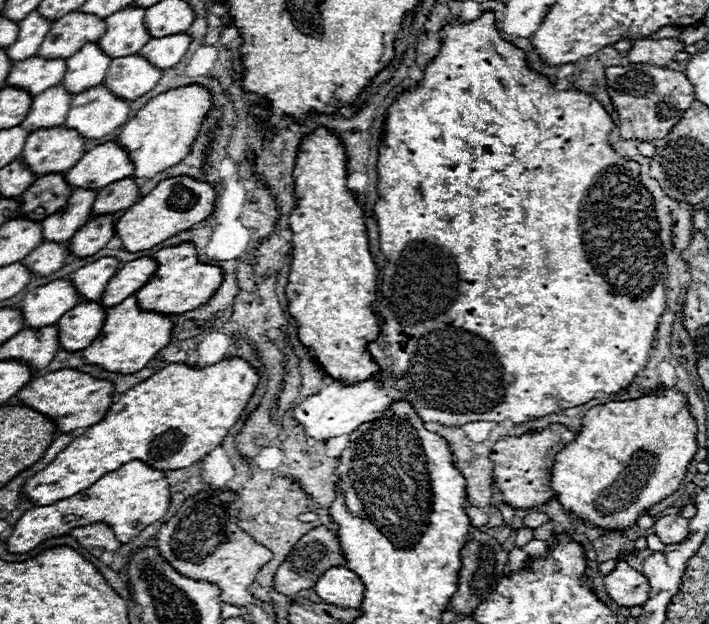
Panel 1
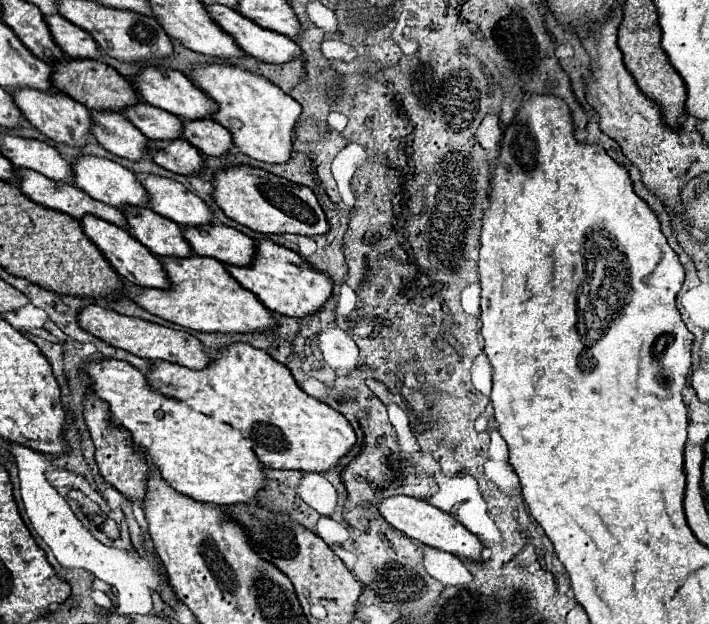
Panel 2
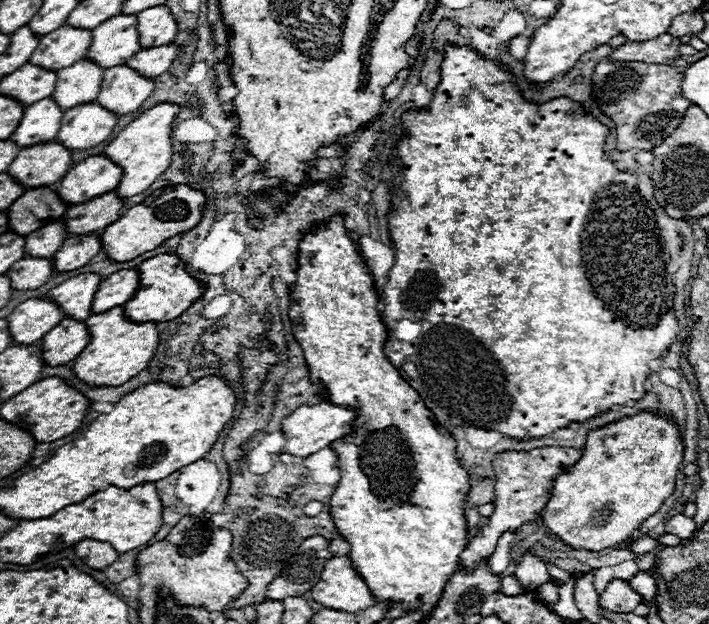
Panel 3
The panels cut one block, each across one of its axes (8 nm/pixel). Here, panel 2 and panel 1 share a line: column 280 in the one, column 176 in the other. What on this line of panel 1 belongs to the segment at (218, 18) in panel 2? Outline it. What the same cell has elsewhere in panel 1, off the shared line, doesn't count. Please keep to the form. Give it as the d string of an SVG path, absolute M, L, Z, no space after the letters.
M174 34L166 38L152 38L146 44L146 48L142 48L142 52L138 54L146 58L152 66L166 70L182 60L188 46L190 46L190 38L186 34Z

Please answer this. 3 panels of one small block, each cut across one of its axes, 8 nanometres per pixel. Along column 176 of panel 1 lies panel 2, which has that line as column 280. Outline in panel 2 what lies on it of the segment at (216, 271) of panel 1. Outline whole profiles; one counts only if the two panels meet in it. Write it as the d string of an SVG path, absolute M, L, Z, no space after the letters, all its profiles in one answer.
M256 240L256 252L250 266L226 264L228 272L242 284L244 290L258 296L258 300L268 308L284 316L308 316L322 308L322 304L332 294L332 280L310 268L310 264L296 252L274 244L270 240Z

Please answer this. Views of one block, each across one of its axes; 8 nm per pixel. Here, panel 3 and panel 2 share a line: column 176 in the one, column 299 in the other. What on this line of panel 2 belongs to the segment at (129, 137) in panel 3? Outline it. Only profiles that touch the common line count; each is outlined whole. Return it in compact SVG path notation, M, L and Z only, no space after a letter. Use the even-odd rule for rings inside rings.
M194 64L188 72L188 78L212 102L218 104L212 120L230 130L234 146L242 154L270 164L284 164L290 160L292 130L302 112L302 106L296 100L292 100L264 76L230 64ZM230 118L240 120L240 128L232 128Z

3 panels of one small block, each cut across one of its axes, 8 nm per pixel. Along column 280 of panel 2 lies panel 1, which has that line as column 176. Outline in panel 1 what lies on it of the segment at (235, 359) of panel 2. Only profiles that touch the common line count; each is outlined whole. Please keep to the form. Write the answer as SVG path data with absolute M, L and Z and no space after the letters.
M240 358L222 360L208 368L190 368L184 364L170 364L162 368L160 372L156 372L146 382L140 382L138 386L118 396L118 402L110 406L110 412L106 412L102 422L86 428L86 432L74 438L64 448L64 452L60 452L44 470L32 474L26 480L24 494L34 506L50 506L62 498L70 498L90 488L104 474L114 472L132 460L142 460L162 472L180 470L190 464L196 464L202 460L202 456L206 456L210 450L222 444L226 432L234 426L238 416L246 408L258 382L260 382L260 376L256 374L256 370L250 368L250 364Z

